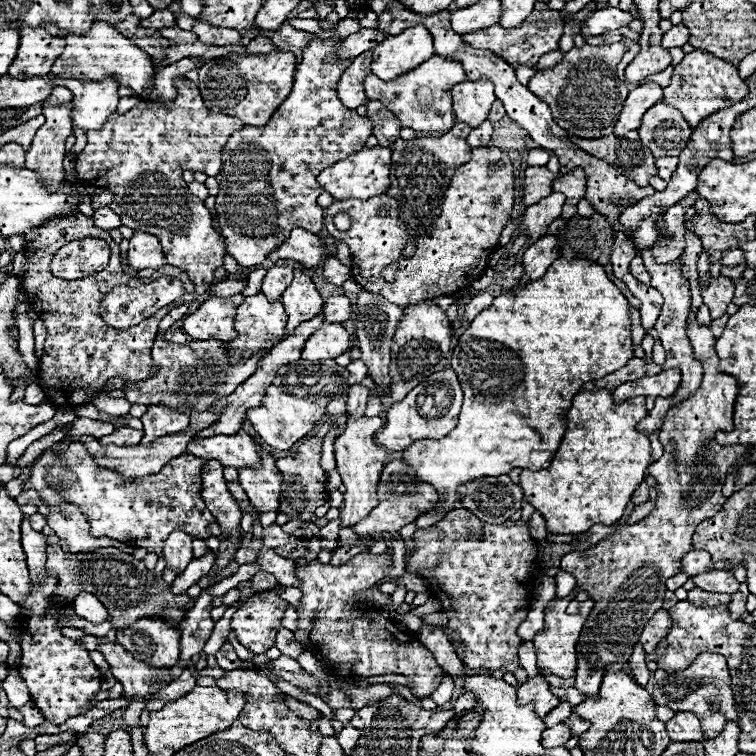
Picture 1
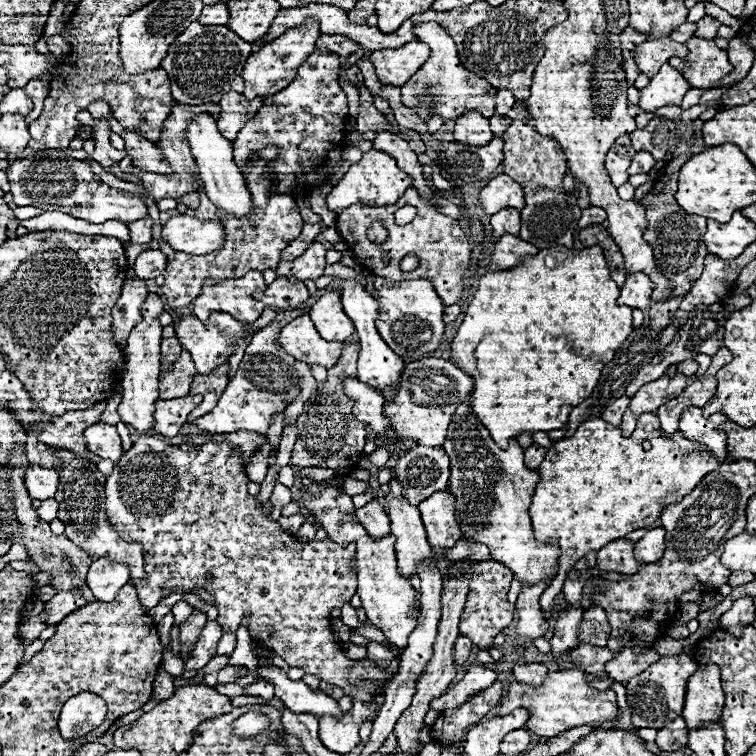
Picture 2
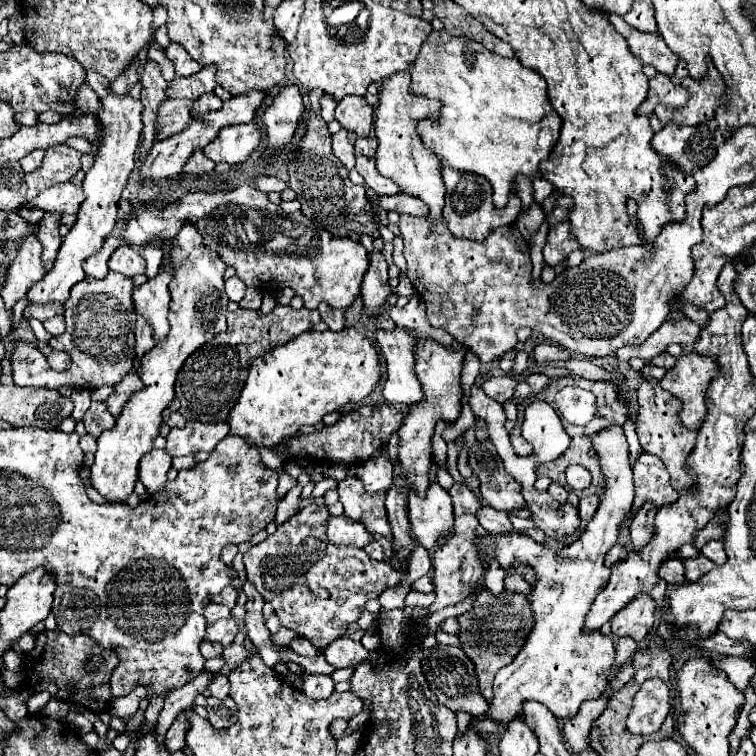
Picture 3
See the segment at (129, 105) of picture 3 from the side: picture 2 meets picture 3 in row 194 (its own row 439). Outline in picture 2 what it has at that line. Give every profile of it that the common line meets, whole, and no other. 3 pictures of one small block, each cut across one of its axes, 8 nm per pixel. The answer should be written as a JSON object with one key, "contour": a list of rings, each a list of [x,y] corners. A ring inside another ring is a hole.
{"contour":[[[98,422],[94,426],[88,426],[88,430],[84,430],[84,438],[88,442],[88,448],[100,458],[118,460],[122,454],[122,442],[116,432],[116,426],[112,424]]]}

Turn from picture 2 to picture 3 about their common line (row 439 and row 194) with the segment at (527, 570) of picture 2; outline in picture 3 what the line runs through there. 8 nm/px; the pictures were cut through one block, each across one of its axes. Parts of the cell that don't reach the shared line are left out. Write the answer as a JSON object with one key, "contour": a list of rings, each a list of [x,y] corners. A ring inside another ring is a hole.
{"contour":[[[450,166],[442,168],[442,176],[446,182],[446,204],[444,204],[444,220],[448,224],[448,230],[456,238],[470,238],[470,240],[486,240],[498,226],[512,224],[516,216],[520,214],[520,198],[516,194],[510,194],[510,200],[504,208],[496,208],[492,204],[492,186],[476,174],[456,172]]]}

